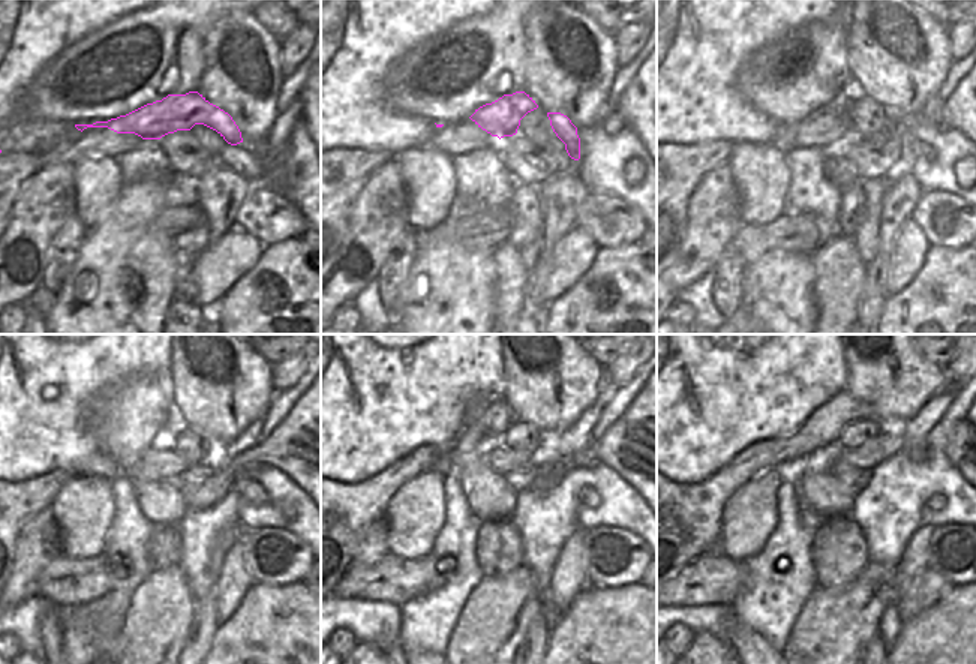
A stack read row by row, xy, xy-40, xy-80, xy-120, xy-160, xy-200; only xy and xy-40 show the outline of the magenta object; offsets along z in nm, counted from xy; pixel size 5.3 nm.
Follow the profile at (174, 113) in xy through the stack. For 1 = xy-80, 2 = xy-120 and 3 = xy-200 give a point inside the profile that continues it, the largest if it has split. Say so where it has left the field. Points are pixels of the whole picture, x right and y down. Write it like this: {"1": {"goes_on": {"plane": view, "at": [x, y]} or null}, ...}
{"1": {"goes_on": {"plane": "xy-80", "at": [912, 149]}}, "2": {"goes_on": {"plane": "xy-120", "at": [248, 489]}}, "3": {"goes_on": {"plane": "xy-200", "at": [937, 501]}}}

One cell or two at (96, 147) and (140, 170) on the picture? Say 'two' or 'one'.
two

